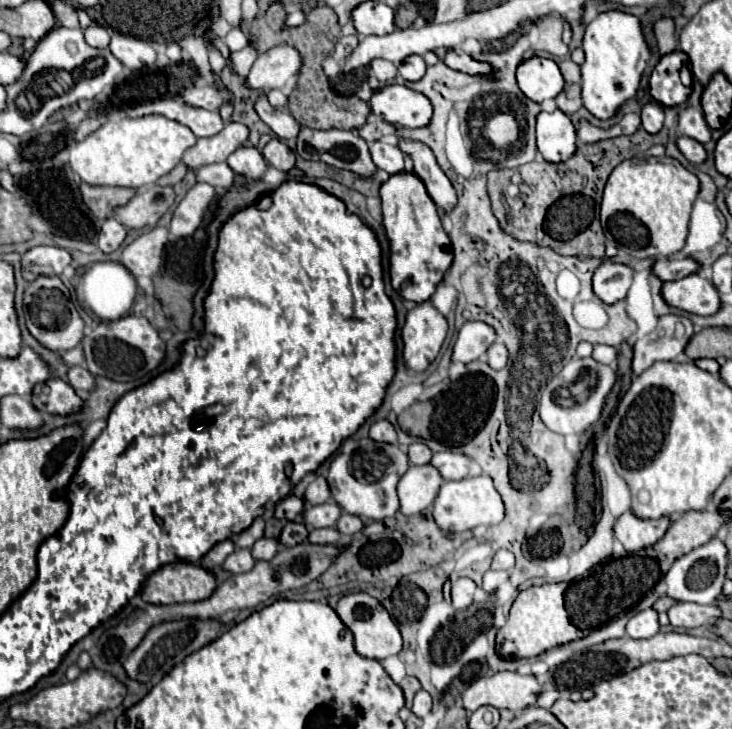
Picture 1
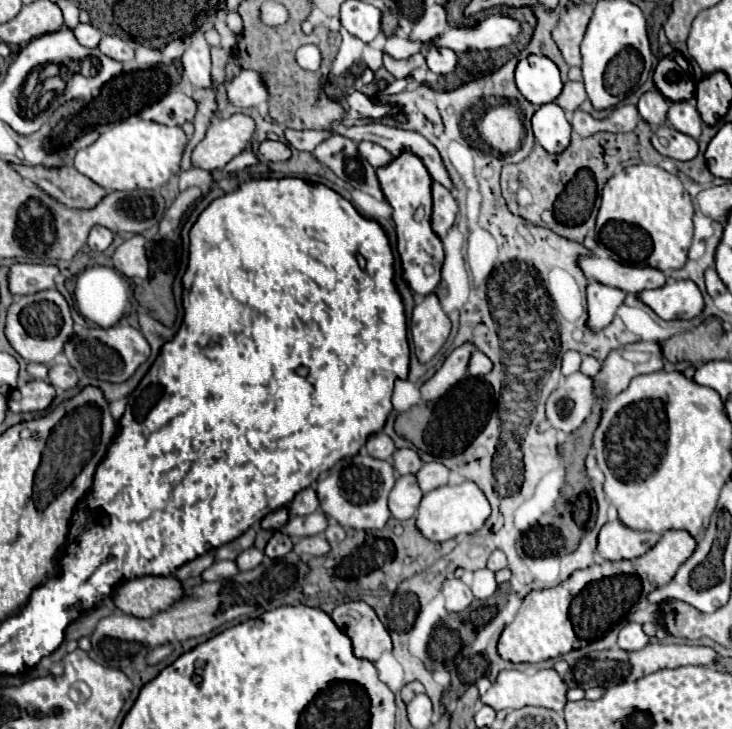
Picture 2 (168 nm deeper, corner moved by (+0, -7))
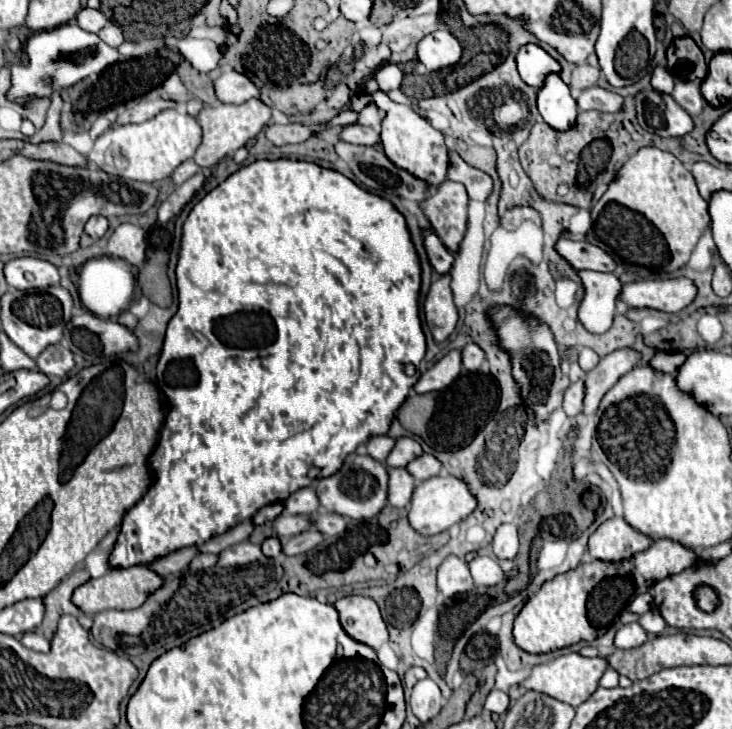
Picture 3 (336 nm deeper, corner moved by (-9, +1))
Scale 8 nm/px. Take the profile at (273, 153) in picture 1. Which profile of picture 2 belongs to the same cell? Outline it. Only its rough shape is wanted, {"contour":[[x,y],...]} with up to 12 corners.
{"contour":[[280,140],[260,144],[260,156],[270,162],[286,162],[290,146]]}

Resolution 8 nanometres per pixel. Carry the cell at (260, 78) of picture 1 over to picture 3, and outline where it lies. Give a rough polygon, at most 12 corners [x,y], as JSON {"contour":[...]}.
{"contour":[[235,70],[215,82],[215,96],[225,104],[257,98],[257,86]]}

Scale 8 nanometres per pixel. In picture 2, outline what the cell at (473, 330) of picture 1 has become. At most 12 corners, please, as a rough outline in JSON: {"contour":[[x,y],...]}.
{"contour":[[476,346],[452,350],[442,368],[420,388],[426,400],[438,400],[468,372]]}

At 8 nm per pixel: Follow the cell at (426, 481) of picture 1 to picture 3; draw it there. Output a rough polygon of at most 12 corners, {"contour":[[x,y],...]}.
{"contour":[[389,468],[389,504],[411,502],[415,478],[405,468]]}

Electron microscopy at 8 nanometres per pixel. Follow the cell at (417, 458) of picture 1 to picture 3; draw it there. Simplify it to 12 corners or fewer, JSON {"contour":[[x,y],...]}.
{"contour":[[397,438],[385,464],[407,466],[421,454],[413,438]]}

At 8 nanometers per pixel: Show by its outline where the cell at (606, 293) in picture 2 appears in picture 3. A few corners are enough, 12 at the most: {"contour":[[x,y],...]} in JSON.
{"contour":[[577,272],[577,316],[595,334],[611,328],[621,282],[611,272]]}

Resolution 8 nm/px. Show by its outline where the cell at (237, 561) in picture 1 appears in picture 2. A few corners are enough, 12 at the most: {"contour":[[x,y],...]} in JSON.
{"contour":[[216,560],[204,580],[226,580],[240,572],[234,560]]}

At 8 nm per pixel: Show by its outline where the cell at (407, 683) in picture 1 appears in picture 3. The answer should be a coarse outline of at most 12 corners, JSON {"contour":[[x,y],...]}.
{"contour":[[419,666],[405,672],[407,688],[413,688],[417,680],[427,678],[427,672]]}

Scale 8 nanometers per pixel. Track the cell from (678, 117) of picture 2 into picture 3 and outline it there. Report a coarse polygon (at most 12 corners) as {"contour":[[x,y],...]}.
{"contour":[[675,80],[671,96],[689,114],[701,114],[701,80]]}

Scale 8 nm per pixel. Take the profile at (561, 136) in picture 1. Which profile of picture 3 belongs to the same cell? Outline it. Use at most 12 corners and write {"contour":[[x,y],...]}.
{"contour":[[559,74],[539,88],[537,108],[555,130],[569,130],[577,102]]}

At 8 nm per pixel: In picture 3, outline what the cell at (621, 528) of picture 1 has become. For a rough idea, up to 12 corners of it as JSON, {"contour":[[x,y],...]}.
{"contour":[[623,518],[605,520],[587,552],[621,562],[647,550],[651,538]]}

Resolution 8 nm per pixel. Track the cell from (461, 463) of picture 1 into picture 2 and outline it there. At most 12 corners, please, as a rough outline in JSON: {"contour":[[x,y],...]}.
{"contour":[[424,464],[416,478],[424,492],[448,484],[450,470]]}

